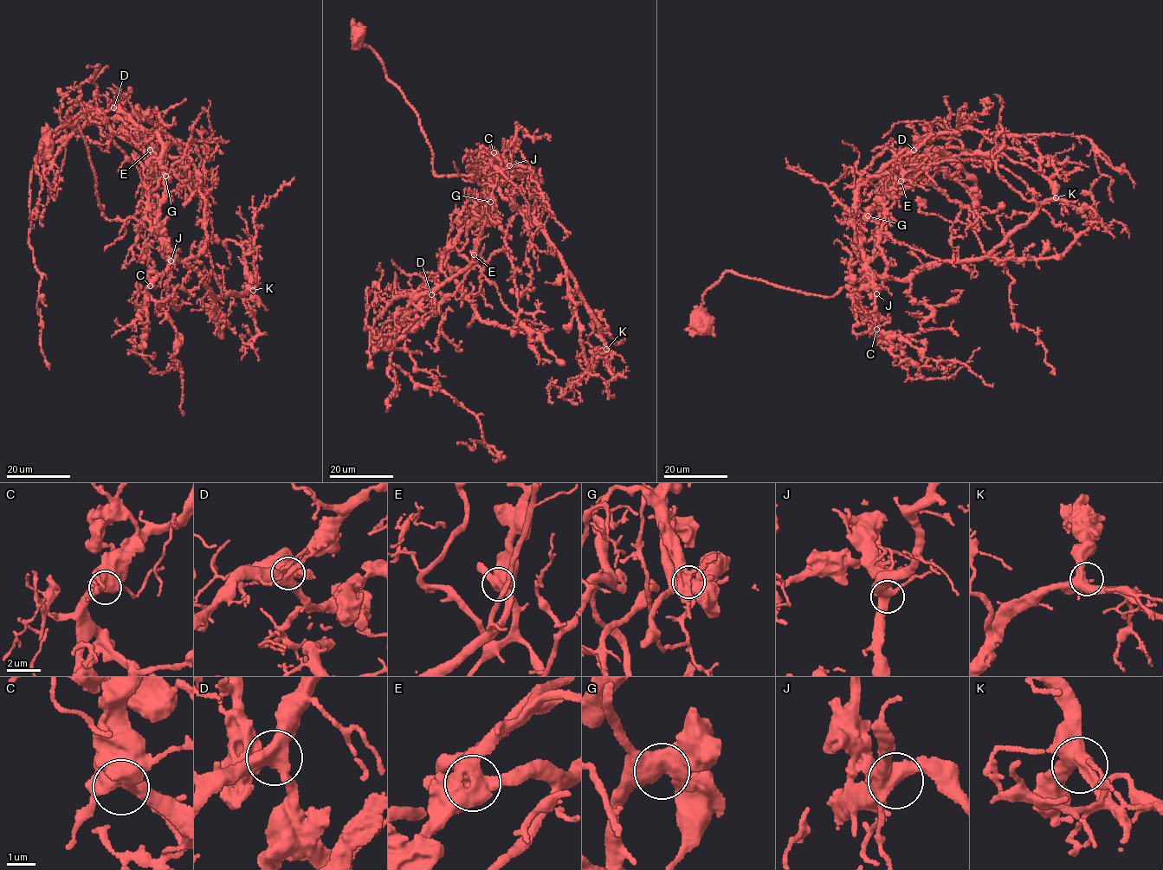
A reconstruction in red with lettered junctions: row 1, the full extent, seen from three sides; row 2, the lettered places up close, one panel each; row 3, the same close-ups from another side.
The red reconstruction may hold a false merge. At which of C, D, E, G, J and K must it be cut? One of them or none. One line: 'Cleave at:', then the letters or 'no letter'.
Cleave at: E

